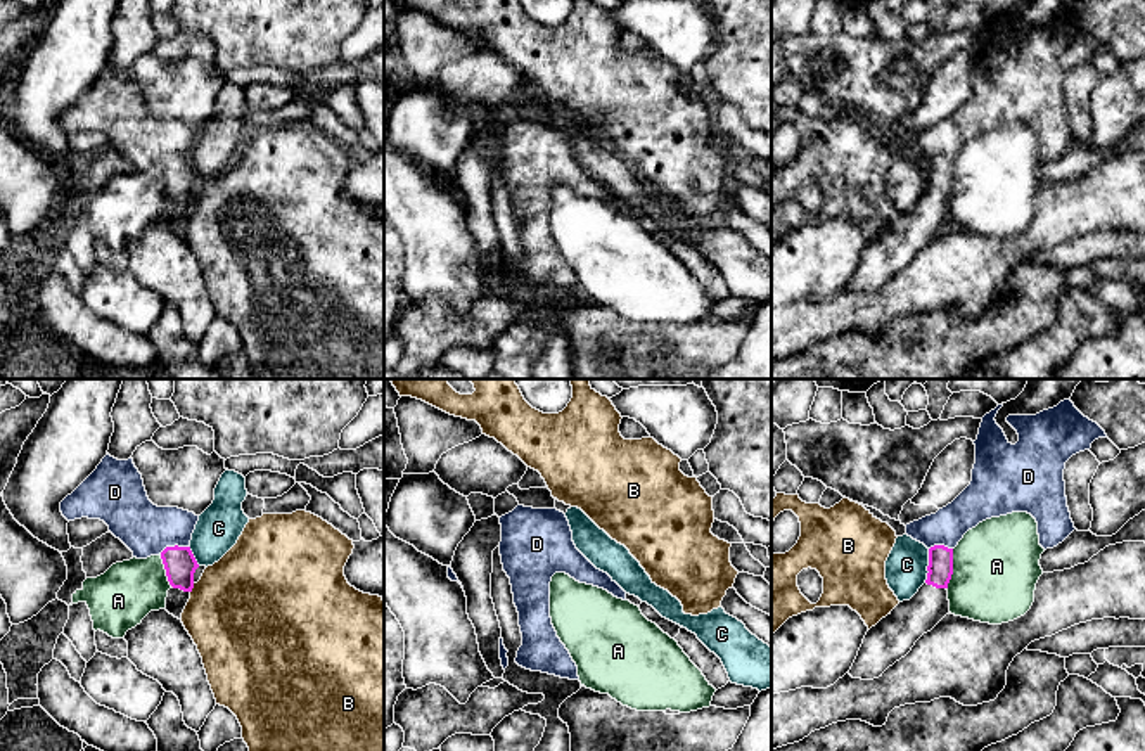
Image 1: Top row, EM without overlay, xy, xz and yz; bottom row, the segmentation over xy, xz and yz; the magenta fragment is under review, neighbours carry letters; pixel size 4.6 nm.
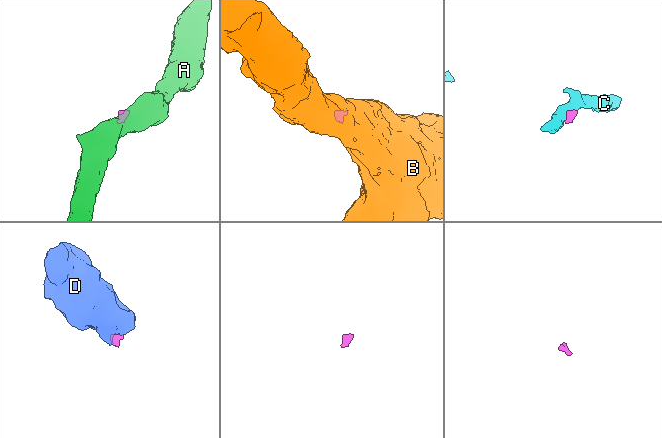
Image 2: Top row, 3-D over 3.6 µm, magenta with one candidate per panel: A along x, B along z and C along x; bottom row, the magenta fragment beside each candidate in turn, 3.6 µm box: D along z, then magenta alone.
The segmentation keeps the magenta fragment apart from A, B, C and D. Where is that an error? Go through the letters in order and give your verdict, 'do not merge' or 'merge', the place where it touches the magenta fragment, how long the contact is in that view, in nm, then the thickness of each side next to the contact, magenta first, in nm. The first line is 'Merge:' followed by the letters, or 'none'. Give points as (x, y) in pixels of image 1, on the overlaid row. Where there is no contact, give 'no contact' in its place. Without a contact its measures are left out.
Merge: D
A: do not merge; contact yz (952, 570); length 190 nm; calibres 120 and 400 nm
B: do not merge; contact xy (192, 587); length 50 nm; calibres 150 and 480 nm
C: do not merge; contact yz (927, 566); length 160 nm; calibres 120 and 190 nm
D: merge; contact xy (175, 545); length 150 nm; calibres 150 and 240 nm

